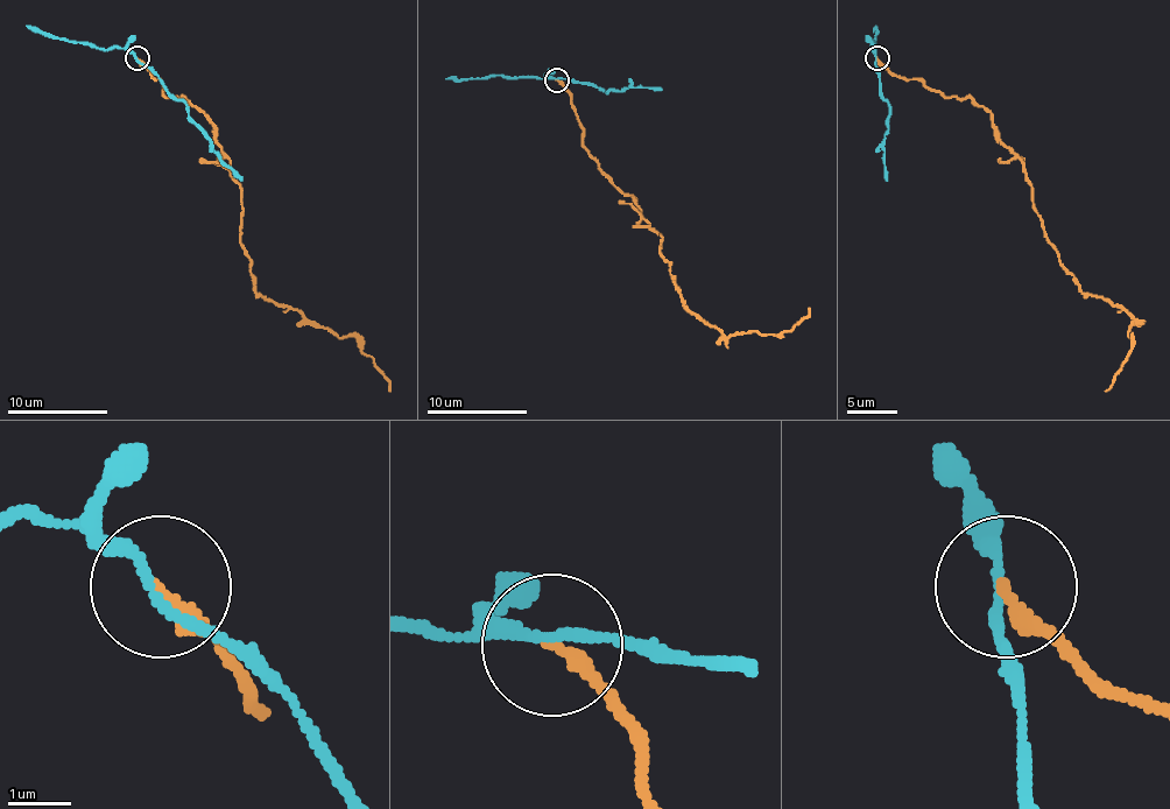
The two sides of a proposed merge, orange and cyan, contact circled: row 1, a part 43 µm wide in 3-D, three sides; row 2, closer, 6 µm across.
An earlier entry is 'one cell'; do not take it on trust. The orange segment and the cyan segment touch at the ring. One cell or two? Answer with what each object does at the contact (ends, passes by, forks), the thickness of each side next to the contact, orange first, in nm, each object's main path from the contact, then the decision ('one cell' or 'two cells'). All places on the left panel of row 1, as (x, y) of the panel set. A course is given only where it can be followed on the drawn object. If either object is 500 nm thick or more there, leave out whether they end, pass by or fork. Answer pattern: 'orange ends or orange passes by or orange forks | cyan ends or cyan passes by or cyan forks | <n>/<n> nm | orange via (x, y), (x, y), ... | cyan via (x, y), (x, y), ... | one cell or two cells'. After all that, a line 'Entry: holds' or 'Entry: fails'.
orange ends | cyan passes by | 240/160 nm | orange via (138, 58), (166, 96), (185, 98), (215, 128), (240, 185), (252, 288), (352, 336), (389, 391) | cyan via (138, 58), (168, 91), (185, 104), (188, 115), (210, 141), (210, 148), (242, 181) | two cells
Entry: fails

